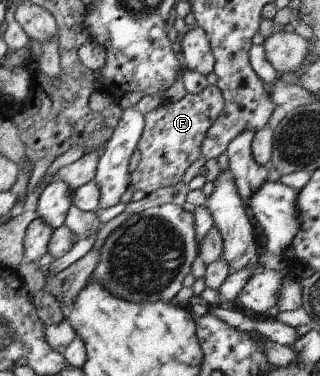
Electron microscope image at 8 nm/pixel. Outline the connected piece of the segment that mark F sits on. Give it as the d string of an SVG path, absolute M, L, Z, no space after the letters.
M208 84L199 94L187 93L177 102L165 101L147 113L146 125L136 148L141 154L141 160L129 174L129 186L143 190L148 195L155 193L157 189L179 183L183 172L199 158L199 150L204 148L208 130L224 112L225 105L226 99L220 87Z

